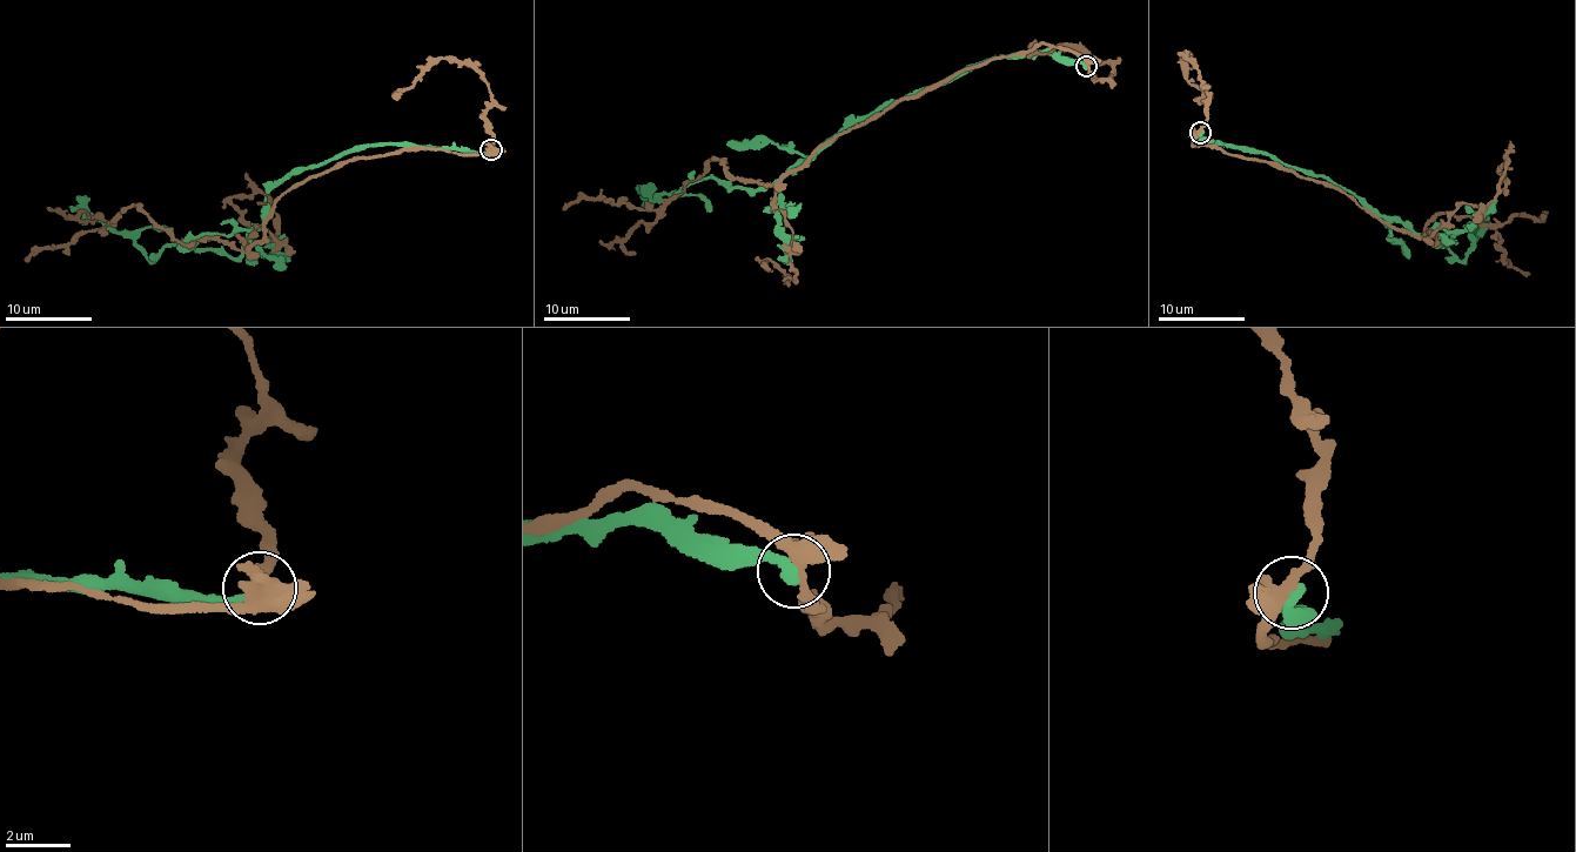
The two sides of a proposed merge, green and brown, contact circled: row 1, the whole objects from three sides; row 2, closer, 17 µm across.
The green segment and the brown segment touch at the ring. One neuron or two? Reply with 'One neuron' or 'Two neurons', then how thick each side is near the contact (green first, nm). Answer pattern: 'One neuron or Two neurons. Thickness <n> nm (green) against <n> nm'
Two neurons. Thickness 400 nm (green) against 400 nm

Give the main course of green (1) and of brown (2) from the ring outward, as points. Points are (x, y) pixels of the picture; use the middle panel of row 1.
1: (1085, 66), (1044, 53), (986, 59), (886, 102), (768, 186), (703, 179), (648, 195), (644, 208)
2: (1086, 67), (1043, 44), (896, 101), (778, 183), (740, 182), (713, 158), (655, 209), (598, 198), (562, 210)

